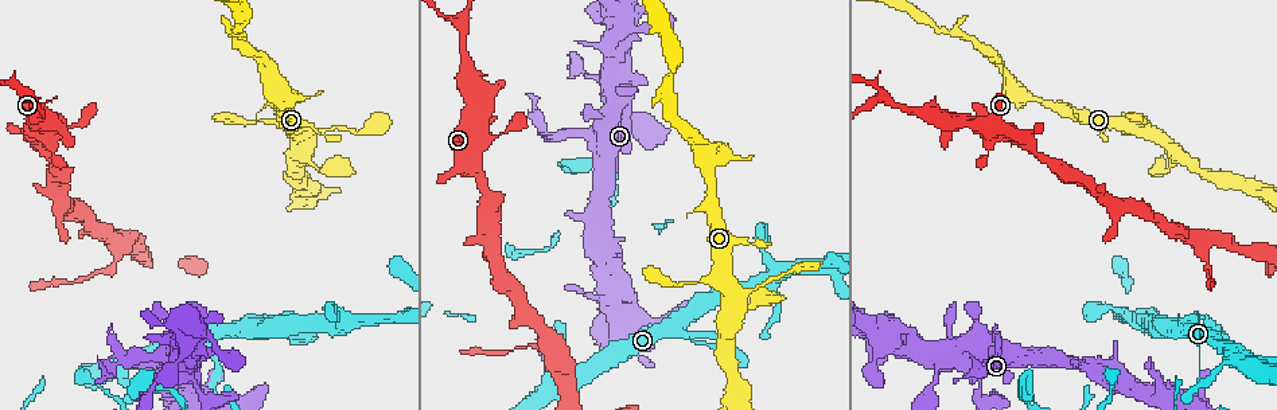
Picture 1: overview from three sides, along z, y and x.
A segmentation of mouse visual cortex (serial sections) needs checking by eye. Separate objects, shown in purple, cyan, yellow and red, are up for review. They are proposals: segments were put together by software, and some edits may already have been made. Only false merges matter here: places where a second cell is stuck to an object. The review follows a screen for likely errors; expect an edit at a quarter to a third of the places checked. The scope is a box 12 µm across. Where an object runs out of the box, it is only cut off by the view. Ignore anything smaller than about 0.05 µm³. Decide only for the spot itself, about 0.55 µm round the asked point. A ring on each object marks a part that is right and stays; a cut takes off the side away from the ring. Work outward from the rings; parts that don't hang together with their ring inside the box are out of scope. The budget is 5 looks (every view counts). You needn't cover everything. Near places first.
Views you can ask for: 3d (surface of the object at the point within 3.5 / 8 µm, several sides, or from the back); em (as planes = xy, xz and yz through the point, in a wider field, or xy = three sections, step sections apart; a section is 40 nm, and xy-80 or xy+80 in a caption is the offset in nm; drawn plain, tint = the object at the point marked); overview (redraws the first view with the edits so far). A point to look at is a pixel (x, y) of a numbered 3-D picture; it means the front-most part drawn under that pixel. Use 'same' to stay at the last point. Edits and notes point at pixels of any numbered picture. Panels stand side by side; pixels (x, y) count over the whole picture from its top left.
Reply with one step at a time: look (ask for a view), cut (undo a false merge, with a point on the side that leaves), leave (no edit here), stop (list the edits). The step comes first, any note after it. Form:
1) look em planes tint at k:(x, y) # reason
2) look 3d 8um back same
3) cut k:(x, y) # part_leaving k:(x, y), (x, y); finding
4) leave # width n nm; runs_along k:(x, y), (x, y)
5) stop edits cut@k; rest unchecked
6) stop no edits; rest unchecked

look 3d 8um at 1:(699, 344) # thick turns thin

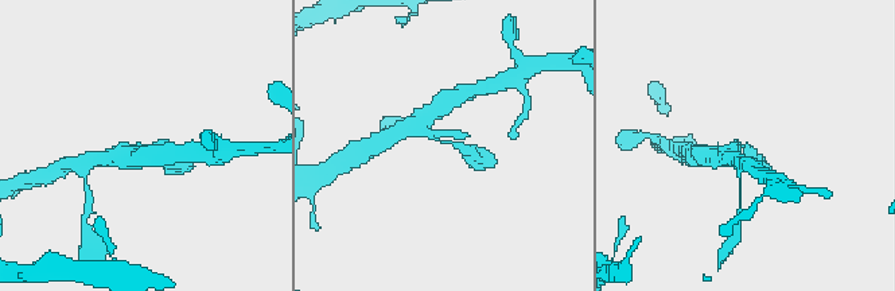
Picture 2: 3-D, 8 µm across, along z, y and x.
look em xy step 3 tint at 2:(446, 143)

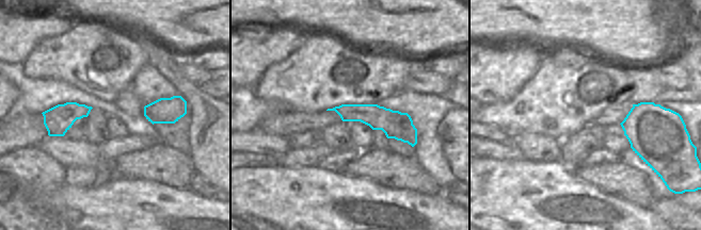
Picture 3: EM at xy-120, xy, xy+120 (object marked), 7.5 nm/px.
leave # runs_along 2:(413, 124), (475, 156); continuous, no second cell

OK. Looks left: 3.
look 3d 3.5um back at 1:(1205, 254) # two arms in line, one across

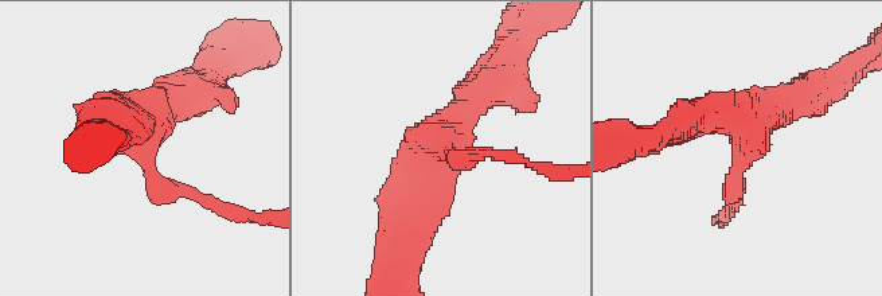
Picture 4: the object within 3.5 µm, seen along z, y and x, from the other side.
look em planes tint at 4:(743, 151) # arms 3; arm_widths 200, 350, 450 nm; shape alone is not enough

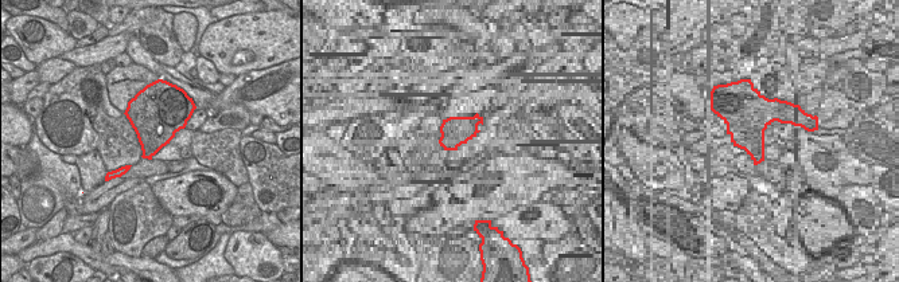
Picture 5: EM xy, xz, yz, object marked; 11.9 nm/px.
cut 4:(226, 207) # two cells meet here

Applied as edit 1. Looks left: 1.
stop edits cut@4; rest unchecked

